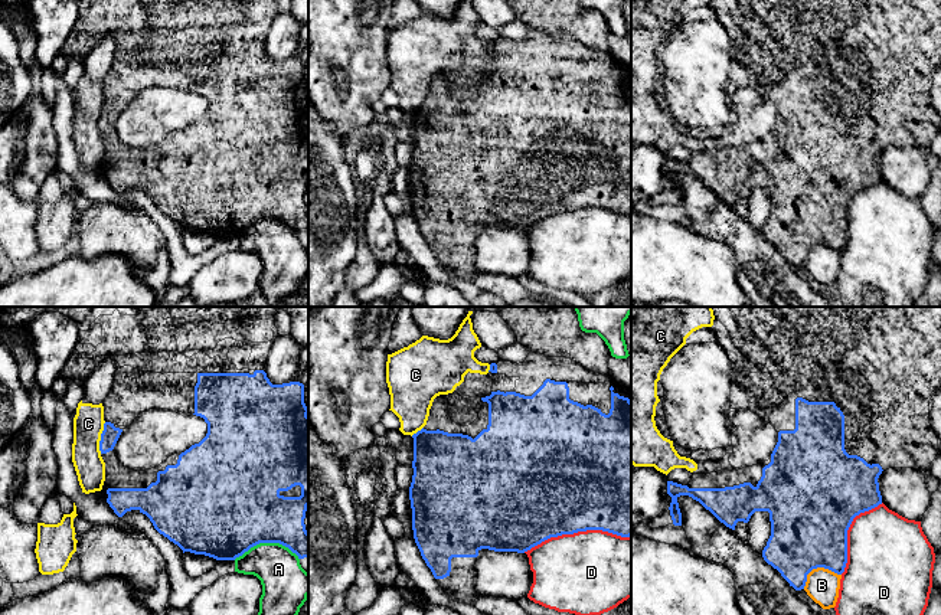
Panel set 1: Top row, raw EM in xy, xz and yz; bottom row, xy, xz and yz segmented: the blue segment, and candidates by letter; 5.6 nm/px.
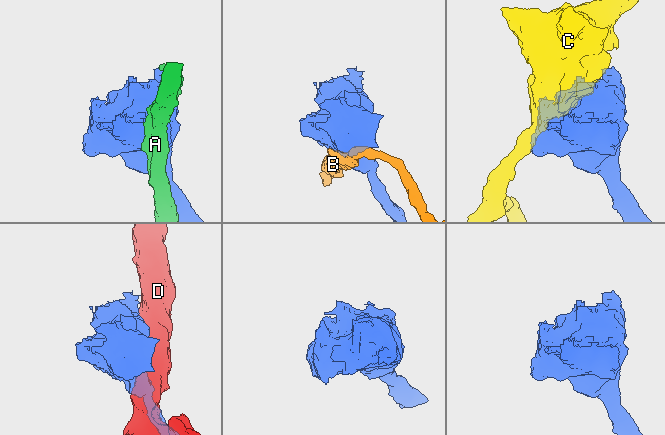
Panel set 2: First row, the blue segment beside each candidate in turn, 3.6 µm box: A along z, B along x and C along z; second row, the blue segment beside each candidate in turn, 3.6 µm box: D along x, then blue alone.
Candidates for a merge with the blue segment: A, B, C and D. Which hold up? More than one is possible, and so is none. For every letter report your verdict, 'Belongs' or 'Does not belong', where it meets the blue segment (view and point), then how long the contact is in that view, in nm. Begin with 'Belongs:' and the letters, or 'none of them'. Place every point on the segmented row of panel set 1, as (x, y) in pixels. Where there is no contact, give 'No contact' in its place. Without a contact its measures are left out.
Belongs: none of them
A: Does not belong. Touches blue at xy (265, 542). Shared border 360 nm
B: Does not belong. Touches blue at yz (817, 566). Shared border 240 nm
C: Does not belong. Touches blue at xy (101, 438). Shared border 180 nm
D: Does not belong. Touches blue at xz (577, 532). Shared border 600 nm

